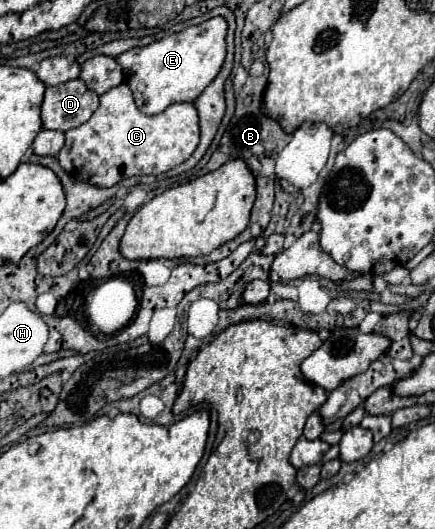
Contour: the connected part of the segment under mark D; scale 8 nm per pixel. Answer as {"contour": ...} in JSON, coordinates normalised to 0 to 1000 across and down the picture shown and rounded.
{"contour":[[[182,147],[108,166],[94,200],[99,242],[154,250],[200,231],[223,204],[228,181]]]}

